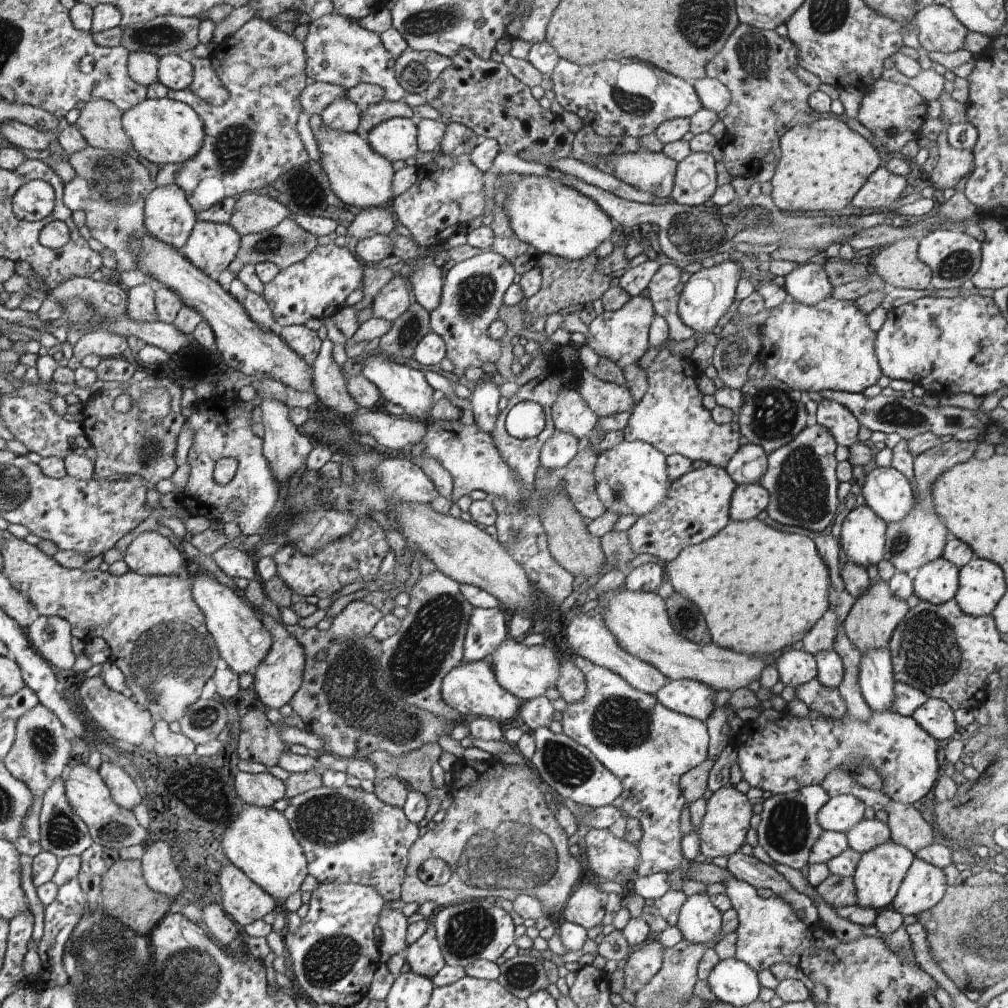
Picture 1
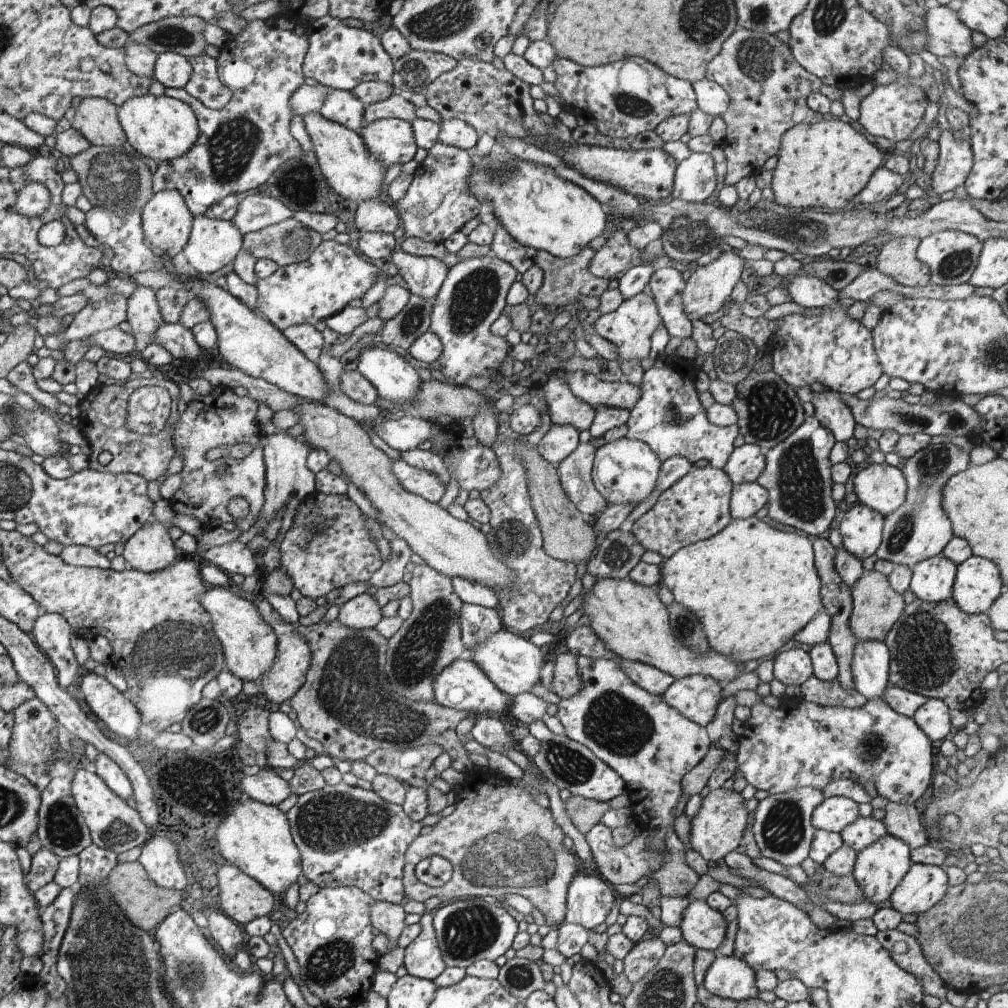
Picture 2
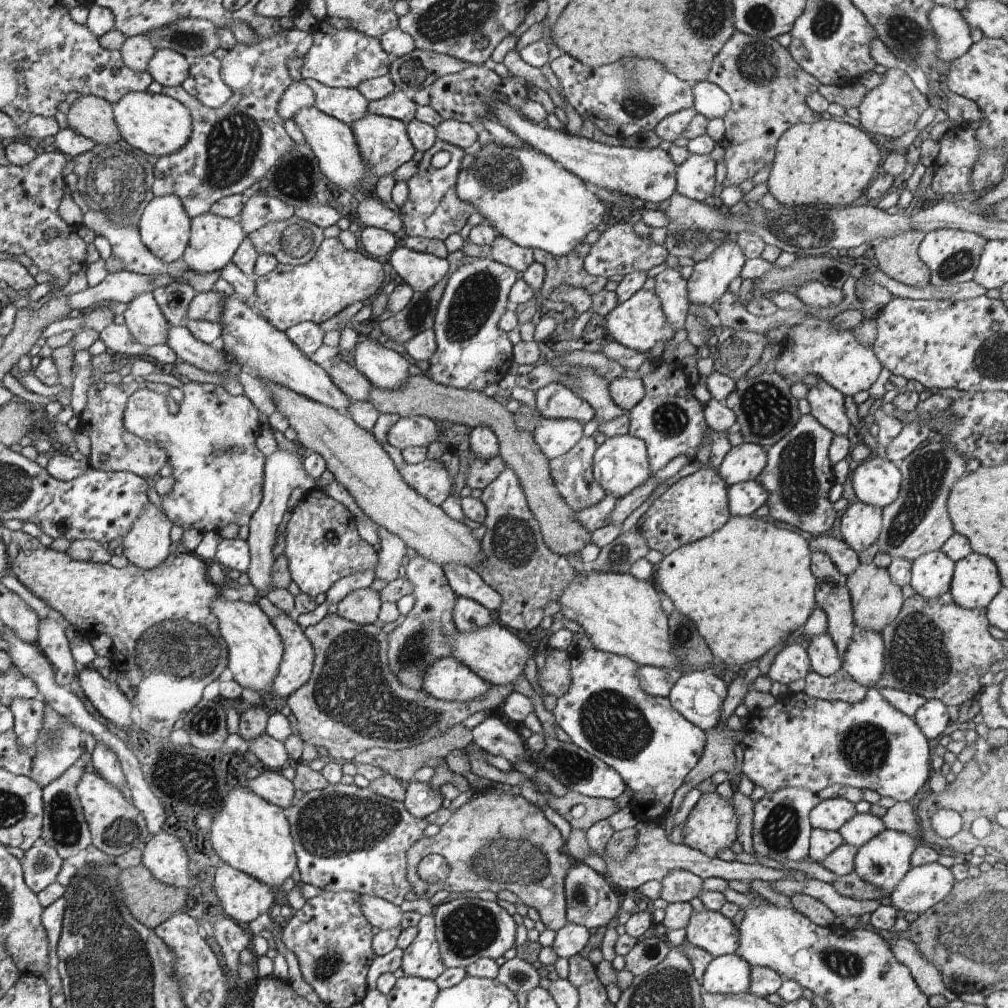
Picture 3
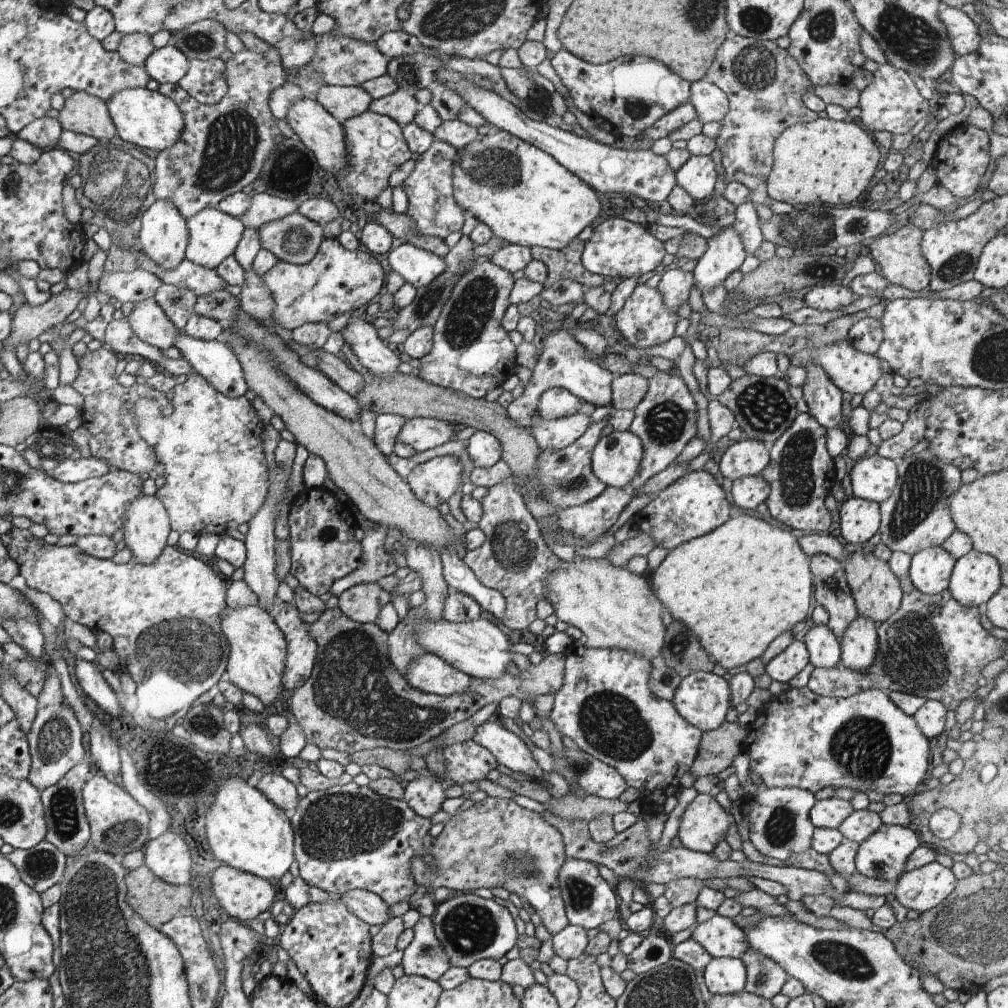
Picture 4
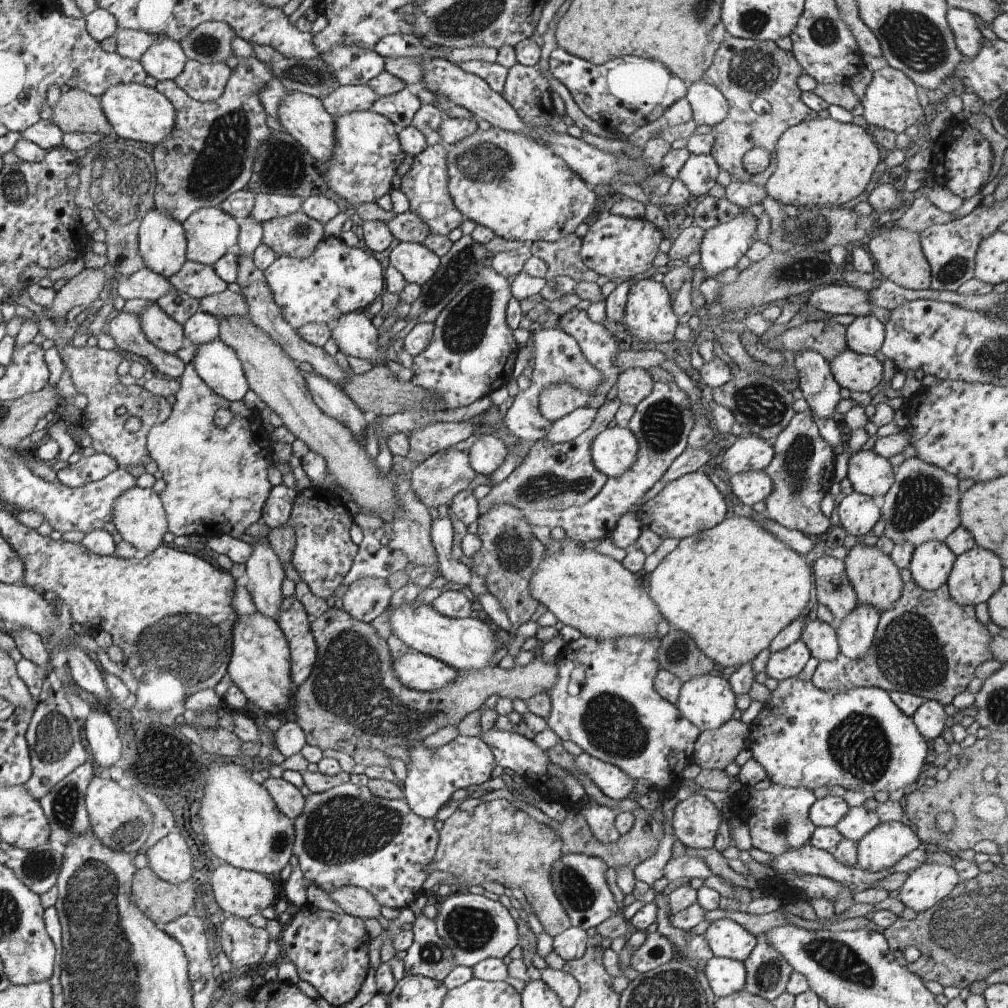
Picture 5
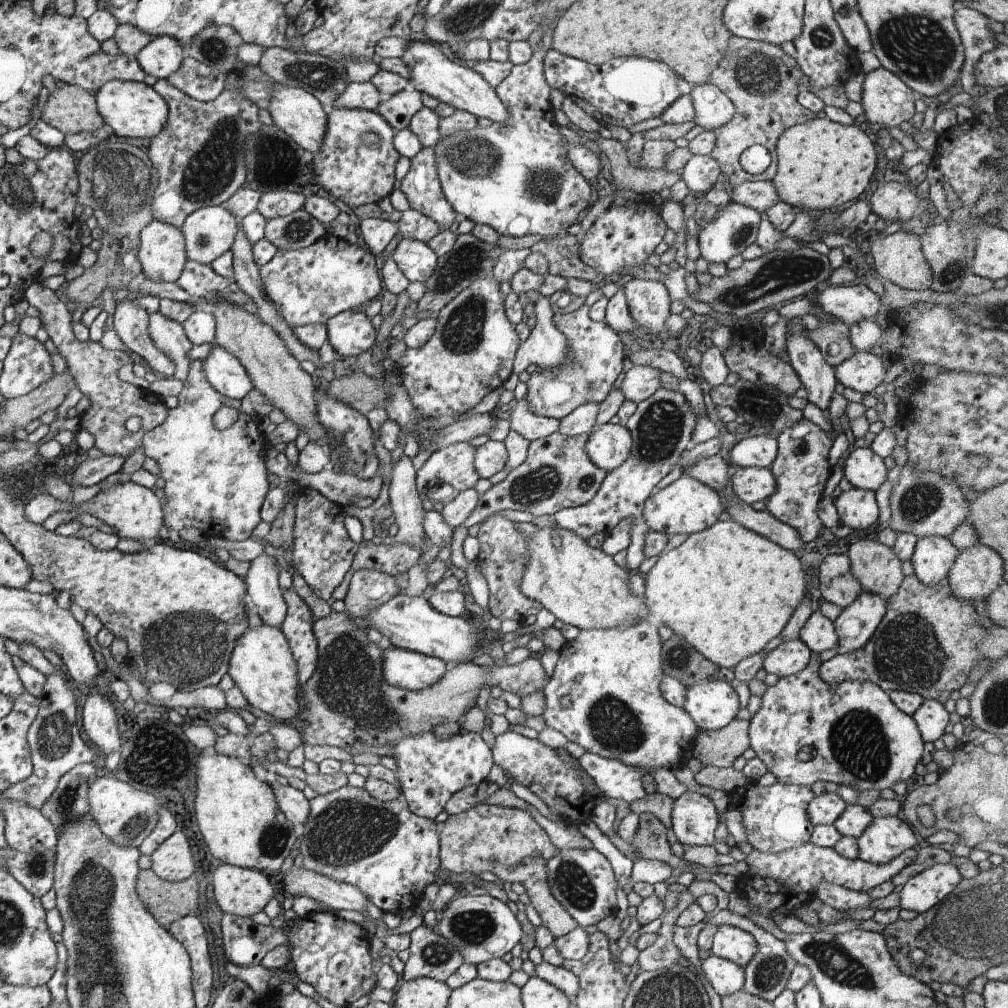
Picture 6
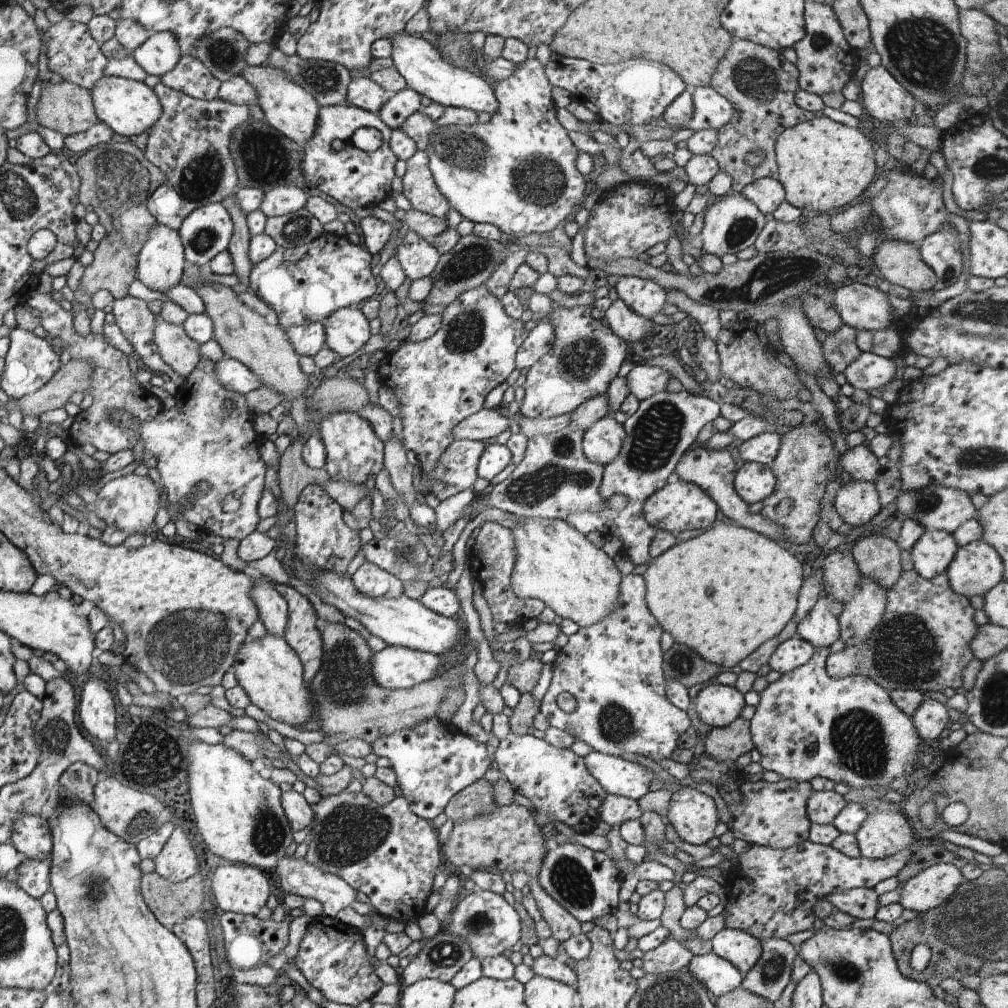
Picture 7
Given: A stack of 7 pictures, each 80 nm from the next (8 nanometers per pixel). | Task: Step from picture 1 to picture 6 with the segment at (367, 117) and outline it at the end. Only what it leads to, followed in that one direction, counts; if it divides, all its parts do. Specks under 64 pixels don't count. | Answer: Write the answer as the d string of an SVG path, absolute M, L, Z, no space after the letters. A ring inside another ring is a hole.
M404 89L391 96L386 96L376 111L383 115L398 132L407 128L411 118L422 107L424 107L422 93L416 89L412 92Z

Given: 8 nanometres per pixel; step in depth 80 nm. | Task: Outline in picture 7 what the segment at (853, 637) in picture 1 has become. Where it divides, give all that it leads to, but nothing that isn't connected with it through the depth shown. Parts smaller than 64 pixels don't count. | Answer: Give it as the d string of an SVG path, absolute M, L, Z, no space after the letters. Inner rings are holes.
M879 531L879 535L858 538L850 546L862 576L890 590L898 580L903 556L896 541Z

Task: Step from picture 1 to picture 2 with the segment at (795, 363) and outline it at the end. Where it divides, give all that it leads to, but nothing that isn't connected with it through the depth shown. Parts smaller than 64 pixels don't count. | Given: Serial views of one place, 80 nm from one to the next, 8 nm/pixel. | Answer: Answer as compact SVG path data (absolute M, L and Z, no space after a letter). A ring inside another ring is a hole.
M838 300L824 307L822 316L794 313L778 319L778 329L770 342L772 370L796 389L821 382L826 389L851 397L864 388L874 386L883 375L871 329L848 317L847 311L840 308Z

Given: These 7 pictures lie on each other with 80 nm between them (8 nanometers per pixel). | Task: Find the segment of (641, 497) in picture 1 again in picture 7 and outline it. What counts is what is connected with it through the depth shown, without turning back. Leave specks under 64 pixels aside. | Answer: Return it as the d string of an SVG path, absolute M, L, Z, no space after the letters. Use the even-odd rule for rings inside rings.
M606 415L590 425L583 434L583 451L593 463L606 466L615 460L622 448L625 428L613 415Z

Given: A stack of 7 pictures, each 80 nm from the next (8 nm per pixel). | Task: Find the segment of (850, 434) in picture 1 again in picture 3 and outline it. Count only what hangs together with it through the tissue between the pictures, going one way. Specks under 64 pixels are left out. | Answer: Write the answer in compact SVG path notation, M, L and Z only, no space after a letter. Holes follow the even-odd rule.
M817 378L816 386L809 389L807 400L814 418L835 435L846 435L850 421L844 408L845 396L824 379Z

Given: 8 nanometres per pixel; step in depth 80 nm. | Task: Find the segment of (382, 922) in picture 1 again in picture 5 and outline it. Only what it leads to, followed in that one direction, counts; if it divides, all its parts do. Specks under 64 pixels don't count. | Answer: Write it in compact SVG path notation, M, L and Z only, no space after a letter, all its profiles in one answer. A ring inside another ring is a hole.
M342 886L338 890L332 890L332 892L327 893L347 914L364 919L377 919L381 914L382 906L364 888Z

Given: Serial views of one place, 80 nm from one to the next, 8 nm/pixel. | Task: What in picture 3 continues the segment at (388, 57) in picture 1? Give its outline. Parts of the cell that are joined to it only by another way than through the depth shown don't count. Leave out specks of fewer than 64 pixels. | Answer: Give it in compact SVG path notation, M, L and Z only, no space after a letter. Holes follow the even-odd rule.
M327 18L317 22L312 28L312 32L315 34L315 44L312 45L311 52L305 54L302 68L304 80L313 79L329 87L347 89L357 87L368 79L381 77L390 73L390 66L393 59L387 51L383 49L379 39L369 37L360 31L355 31L350 28L338 30L338 28L328 23Z

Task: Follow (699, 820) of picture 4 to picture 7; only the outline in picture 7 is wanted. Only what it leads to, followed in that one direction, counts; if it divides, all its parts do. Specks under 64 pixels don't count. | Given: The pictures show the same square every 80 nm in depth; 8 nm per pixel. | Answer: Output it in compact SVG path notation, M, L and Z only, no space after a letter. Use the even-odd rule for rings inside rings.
M685 787L672 793L666 821L683 841L705 845L714 837L714 828L720 820L712 797Z

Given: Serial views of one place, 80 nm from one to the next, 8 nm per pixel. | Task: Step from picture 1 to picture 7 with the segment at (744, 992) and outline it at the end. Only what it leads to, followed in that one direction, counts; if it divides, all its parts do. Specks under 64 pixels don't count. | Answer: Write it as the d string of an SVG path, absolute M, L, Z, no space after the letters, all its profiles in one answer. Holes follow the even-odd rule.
M714 951L693 955L687 967L691 975L696 977L710 994L717 997L736 990L745 977L741 970Z

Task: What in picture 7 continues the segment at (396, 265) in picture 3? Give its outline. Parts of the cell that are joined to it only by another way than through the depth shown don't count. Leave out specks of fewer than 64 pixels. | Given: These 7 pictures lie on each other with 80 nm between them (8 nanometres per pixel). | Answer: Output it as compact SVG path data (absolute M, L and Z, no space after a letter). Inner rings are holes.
M408 231L399 246L400 264L406 276L412 281L430 276L442 255L430 240L423 239L414 231Z

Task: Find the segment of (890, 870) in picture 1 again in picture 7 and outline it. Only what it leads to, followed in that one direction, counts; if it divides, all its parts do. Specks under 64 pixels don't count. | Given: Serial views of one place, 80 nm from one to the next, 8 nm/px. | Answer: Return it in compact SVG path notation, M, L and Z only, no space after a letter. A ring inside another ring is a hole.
M875 810L855 832L861 856L881 859L909 847L916 833L901 810Z

